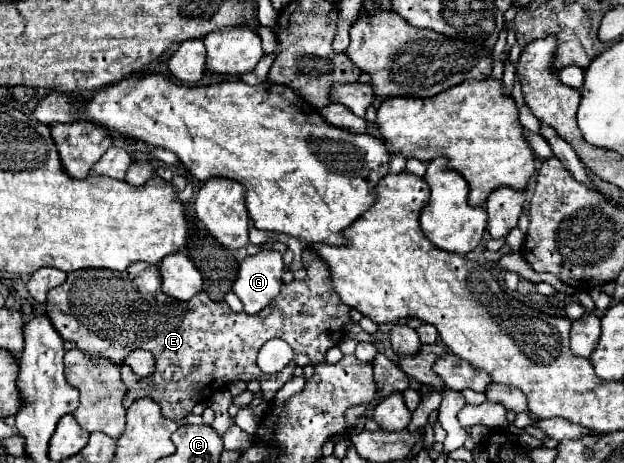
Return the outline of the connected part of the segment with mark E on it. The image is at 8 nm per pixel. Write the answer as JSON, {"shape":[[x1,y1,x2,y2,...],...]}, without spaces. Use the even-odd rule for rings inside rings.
{"shape":[[304,249,302,261,308,271,306,279,284,285,280,295,256,315,234,313,224,301,212,301,204,291,190,301,178,301,162,291,160,271,150,263,134,263,122,273,108,269,72,271,62,285,48,291,46,313,64,341,72,341,88,357,106,357,120,367,122,381,128,387,124,407,130,407,134,399,152,397,160,403,164,417,178,421,196,403,206,403,204,399,232,381,258,379,264,399,272,401,276,391,292,379,296,367,290,361,274,375,258,369,258,349,272,337,284,339,296,355,306,353,312,365,322,363,326,349,340,343,344,325,350,321,350,307,338,301,338,295,330,289,326,265,314,253],[134,349,146,349,154,355,156,371,152,375,138,377,124,363]]}

